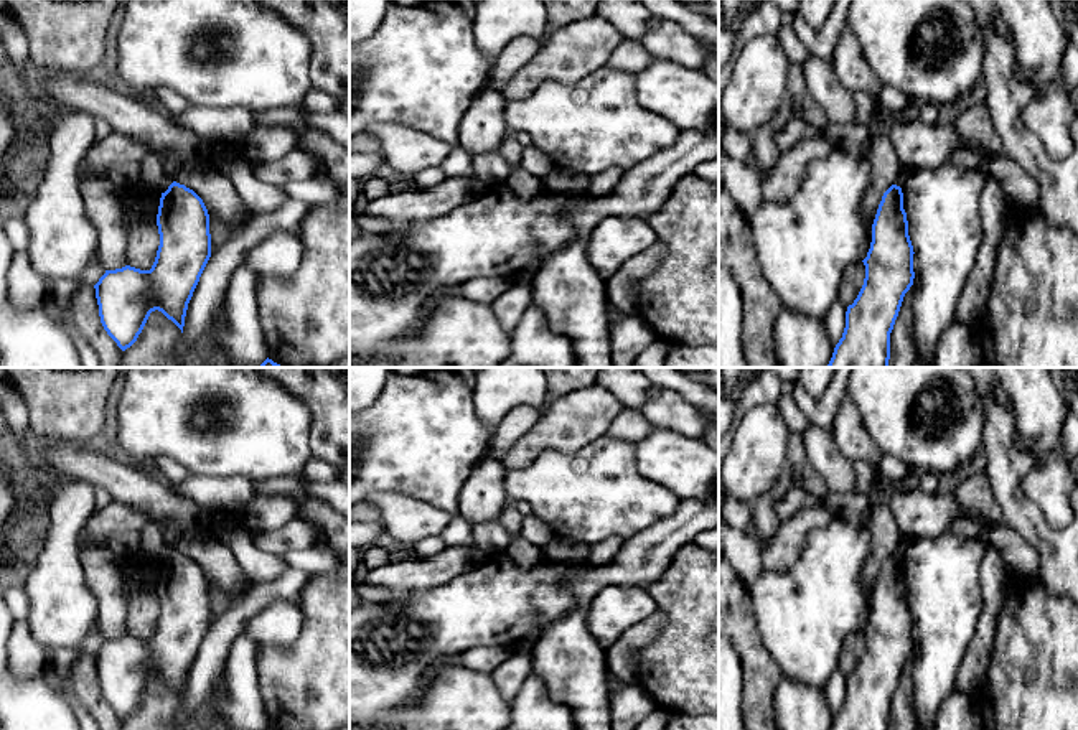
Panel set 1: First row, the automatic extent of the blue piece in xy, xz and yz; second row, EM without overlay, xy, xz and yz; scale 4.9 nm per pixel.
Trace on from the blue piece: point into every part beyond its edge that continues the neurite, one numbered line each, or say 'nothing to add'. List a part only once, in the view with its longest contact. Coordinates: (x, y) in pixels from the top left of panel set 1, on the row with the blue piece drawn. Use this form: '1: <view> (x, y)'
nothing to add

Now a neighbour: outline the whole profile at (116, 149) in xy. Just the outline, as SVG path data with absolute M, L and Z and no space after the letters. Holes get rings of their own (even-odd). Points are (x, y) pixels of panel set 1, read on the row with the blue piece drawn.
M110 132L87 150L91 176L107 176L112 166L137 166L152 150L148 145L120 132Z

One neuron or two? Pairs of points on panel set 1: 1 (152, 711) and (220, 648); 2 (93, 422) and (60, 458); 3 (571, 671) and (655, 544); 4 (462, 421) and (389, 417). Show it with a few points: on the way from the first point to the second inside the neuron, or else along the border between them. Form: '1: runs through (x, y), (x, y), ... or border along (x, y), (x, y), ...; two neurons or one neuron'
1: border along (180, 702), (182, 712); two neurons
2: border along (40, 444), (63, 445); two neurons
3: runs through (571, 635), (584, 595), (602, 577), (618, 572); one neuron
4: runs through (444, 421), (407, 421); one neuron

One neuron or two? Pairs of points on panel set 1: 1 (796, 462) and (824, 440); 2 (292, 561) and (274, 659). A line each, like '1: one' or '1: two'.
1: two
2: two

